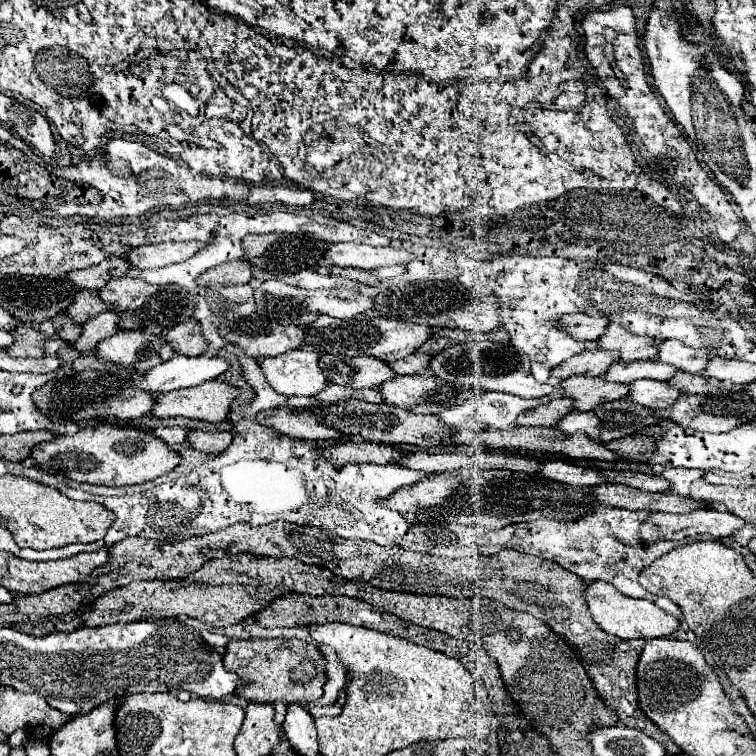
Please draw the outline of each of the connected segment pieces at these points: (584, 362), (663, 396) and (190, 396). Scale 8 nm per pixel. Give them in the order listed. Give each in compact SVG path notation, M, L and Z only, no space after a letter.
M600 349L584 351L584 353L578 353L578 355L570 357L564 363L560 363L558 367L554 367L550 371L550 375L558 377L558 379L568 379L572 375L592 375L592 377L598 377L616 359L618 359L618 355L614 351L600 351Z
M650 379L632 381L628 387L630 387L630 391L626 395L628 401L634 401L648 409L666 409L680 395L678 389L674 389L666 383L660 383L660 381L650 381Z
M214 379L196 387L176 389L156 397L156 403L150 411L152 417L188 417L210 423L220 423L230 411L230 403L238 395L238 389Z

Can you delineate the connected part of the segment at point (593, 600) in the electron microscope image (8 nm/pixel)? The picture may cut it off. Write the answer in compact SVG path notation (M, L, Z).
M592 581L584 589L586 605L592 613L592 619L606 631L606 633L620 637L623 640L654 639L654 637L668 637L678 629L678 619L664 613L648 599L632 599L624 597L616 591L608 581Z

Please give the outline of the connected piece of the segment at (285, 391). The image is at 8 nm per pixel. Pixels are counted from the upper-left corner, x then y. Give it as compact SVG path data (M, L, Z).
M308 349L286 351L280 357L266 357L260 369L268 385L280 395L312 397L326 385L326 375L318 367L318 353Z

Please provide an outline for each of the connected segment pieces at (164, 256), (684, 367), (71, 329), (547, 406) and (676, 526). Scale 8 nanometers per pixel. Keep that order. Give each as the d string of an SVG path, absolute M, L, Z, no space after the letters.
M184 241L184 243L158 243L158 245L144 245L132 249L126 257L128 263L136 269L160 269L166 265L180 263L192 257L204 245L200 241Z
M670 339L670 341L660 341L658 355L654 361L672 363L678 371L684 373L700 373L708 365L708 359L710 357L704 349L690 349L680 341Z
M56 315L50 321L52 321L54 329L56 329L56 337L62 339L64 343L72 343L72 341L76 341L76 337L80 337L80 325L76 325L70 317Z
M568 397L552 399L550 403L544 403L544 405L538 405L538 407L534 407L534 409L524 411L524 413L516 419L516 425L518 425L518 427L530 427L530 425L554 427L568 411L572 411L572 399L568 399Z
M712 507L696 509L690 513L652 513L648 523L642 525L640 537L644 541L650 541L650 525L656 527L656 531L664 539L684 539L688 535L696 533L710 533L718 539L732 535L734 531L742 529L746 521L730 511L718 511Z

